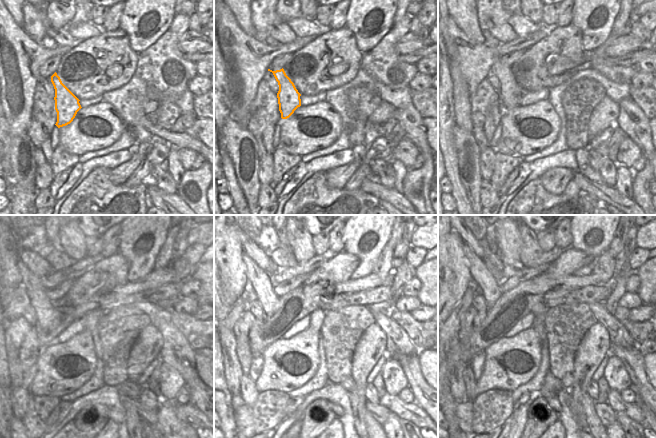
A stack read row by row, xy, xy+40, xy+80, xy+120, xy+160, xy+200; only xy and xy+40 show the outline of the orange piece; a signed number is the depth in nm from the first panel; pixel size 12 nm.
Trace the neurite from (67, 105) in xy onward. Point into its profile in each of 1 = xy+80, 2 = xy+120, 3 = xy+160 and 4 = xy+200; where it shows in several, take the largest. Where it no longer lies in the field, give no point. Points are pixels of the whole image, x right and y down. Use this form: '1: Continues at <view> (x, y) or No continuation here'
1: Continues at xy+80 (509, 94)
2: Continues at xy+120 (56, 296)
3: Continues at xy+160 (297, 283)
4: Continues at xy+200 (510, 288).

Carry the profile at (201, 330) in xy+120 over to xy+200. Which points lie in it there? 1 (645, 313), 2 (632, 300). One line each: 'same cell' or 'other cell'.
1: other cell
2: other cell

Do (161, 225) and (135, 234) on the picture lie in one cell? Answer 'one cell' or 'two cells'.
one cell

